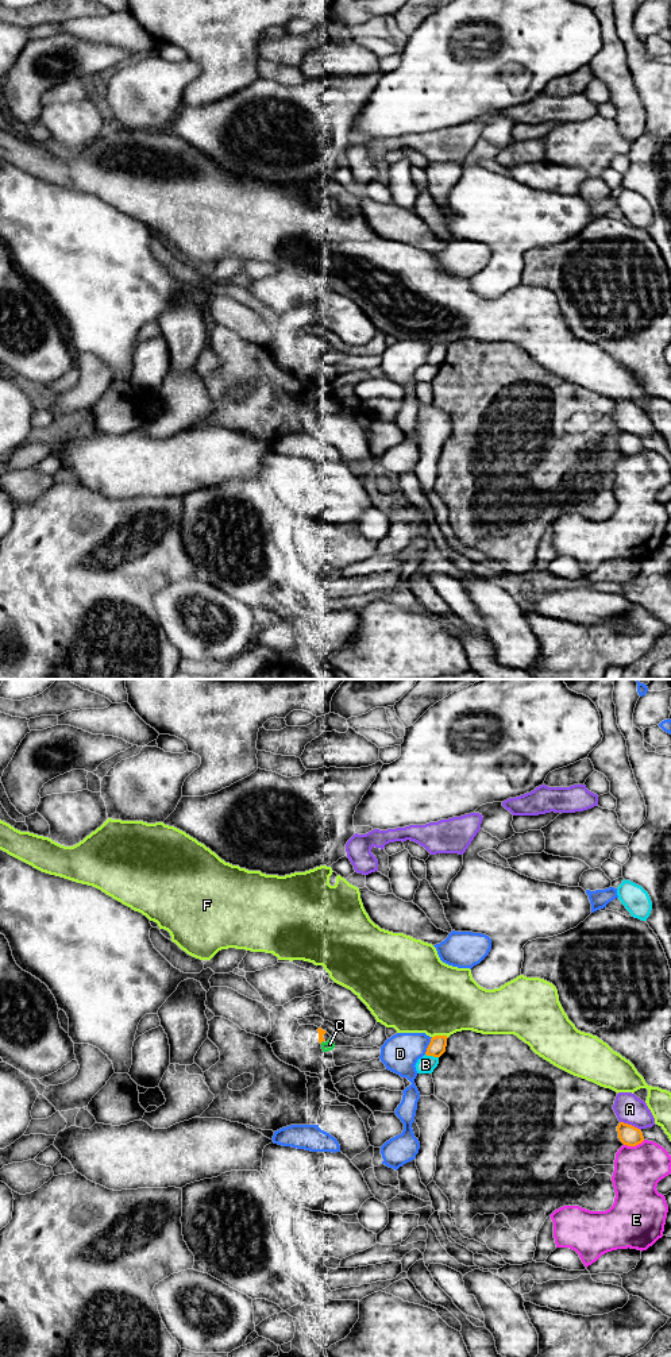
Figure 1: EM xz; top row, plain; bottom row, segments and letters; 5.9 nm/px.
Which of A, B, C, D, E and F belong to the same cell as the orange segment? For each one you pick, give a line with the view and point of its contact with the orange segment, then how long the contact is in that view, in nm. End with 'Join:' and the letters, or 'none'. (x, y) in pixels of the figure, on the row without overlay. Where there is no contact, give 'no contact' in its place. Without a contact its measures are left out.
C: meets orange in xz at (321, 350); contact 30 nm long
Join: C

